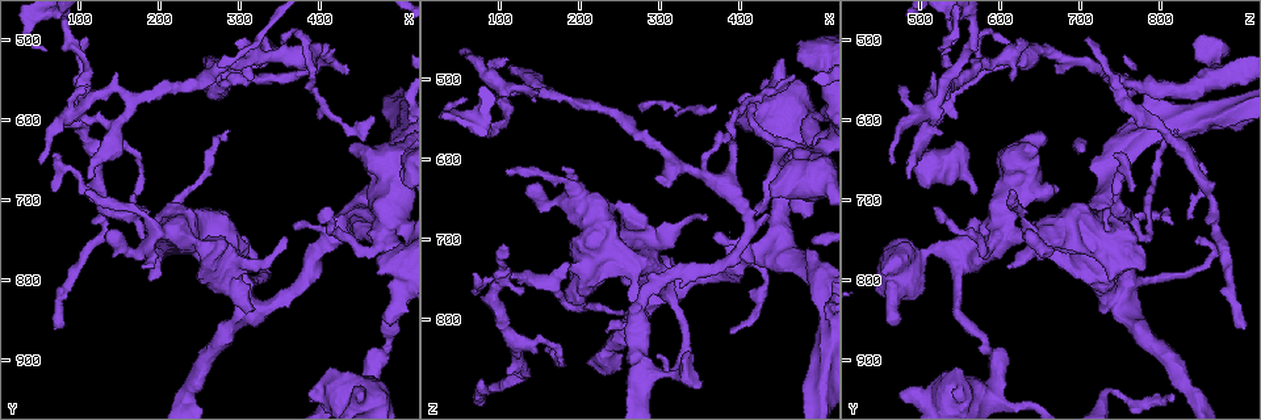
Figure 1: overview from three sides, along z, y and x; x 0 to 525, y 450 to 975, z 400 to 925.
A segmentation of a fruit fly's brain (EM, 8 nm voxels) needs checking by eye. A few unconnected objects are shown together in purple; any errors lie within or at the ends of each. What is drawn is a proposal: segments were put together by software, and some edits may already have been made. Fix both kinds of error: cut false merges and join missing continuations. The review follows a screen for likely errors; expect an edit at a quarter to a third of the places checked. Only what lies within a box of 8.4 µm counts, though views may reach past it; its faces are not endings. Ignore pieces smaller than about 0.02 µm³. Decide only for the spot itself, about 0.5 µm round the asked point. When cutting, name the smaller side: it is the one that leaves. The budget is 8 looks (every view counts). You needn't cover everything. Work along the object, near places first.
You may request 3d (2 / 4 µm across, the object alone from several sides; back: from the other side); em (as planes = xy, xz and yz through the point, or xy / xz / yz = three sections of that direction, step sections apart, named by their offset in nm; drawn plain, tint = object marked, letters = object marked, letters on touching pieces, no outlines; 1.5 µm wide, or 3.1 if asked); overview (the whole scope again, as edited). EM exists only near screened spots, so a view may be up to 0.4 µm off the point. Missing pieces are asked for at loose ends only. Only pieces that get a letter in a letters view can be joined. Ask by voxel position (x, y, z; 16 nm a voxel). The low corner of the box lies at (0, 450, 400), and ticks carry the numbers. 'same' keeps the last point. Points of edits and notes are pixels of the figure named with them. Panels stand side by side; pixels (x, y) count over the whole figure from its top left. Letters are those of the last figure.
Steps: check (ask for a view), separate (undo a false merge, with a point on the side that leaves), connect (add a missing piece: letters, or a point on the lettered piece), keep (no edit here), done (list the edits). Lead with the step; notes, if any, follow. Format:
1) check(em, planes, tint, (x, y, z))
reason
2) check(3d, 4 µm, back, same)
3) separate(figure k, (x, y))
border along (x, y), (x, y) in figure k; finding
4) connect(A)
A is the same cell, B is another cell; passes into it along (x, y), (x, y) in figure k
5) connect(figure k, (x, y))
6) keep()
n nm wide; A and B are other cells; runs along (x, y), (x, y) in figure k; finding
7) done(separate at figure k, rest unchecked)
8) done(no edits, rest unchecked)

check(3d, 4 µm, (105, 690, 620))
branch stops here

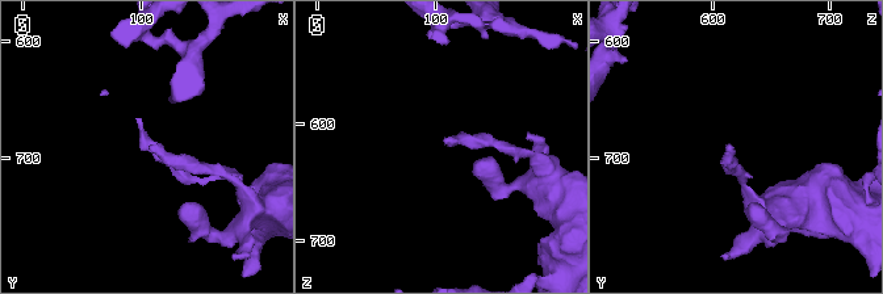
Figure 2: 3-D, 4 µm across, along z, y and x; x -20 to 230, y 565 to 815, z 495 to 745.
check(em, planes, letters, (108, 692, 618))
now the EM

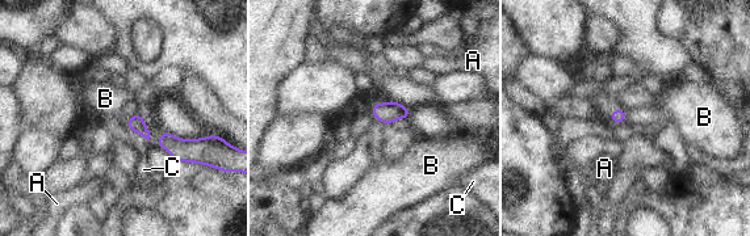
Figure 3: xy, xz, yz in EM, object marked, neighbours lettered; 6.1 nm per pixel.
keep()
A, B and C are other cells; border along (620, 109), (627, 114) in figure 3; no lettered piece goes on from it

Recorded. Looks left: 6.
check(3d, 4 µm, (110, 500, 710))
tapers out

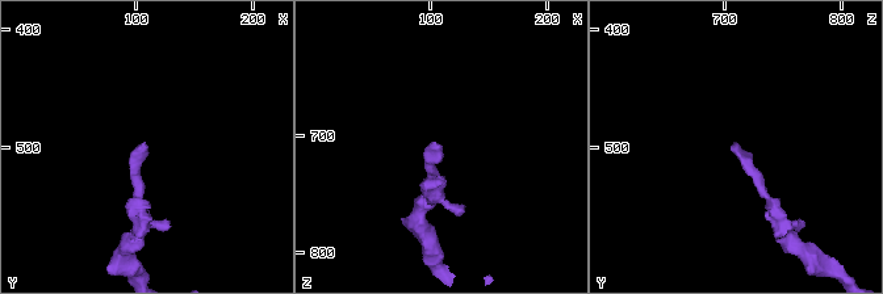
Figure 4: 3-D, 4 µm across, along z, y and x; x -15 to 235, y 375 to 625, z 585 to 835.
check(em, xz, step 4, letters, (108, 496, 712))
now the EM

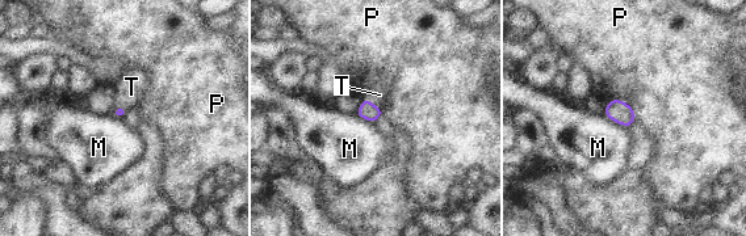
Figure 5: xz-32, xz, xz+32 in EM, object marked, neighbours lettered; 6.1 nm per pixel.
check(em, xy, step 8, letters, same)
cut it another way

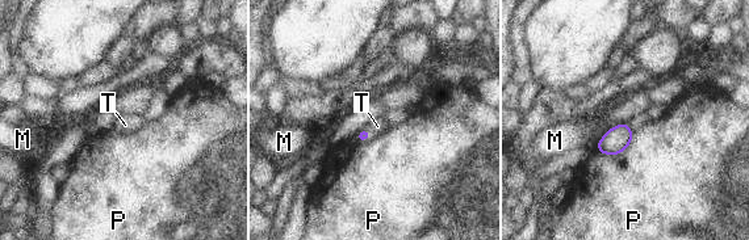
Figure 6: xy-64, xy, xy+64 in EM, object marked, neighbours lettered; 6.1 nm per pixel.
connect(T)
T is the same cell, M and P are other cells; passes into it along (363, 135), (368, 133), (377, 126) in figure 6; the neuron continues

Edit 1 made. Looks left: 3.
check(overview)
redraw

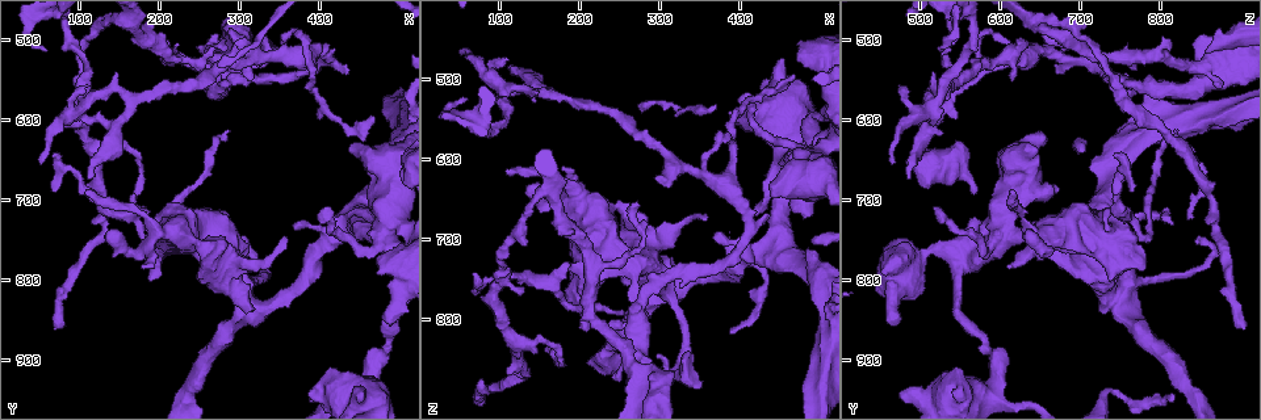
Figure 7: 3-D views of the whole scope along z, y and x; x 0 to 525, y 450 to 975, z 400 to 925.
check(em, xz, step 8, letters, (405, 715, 515))
branch stops here

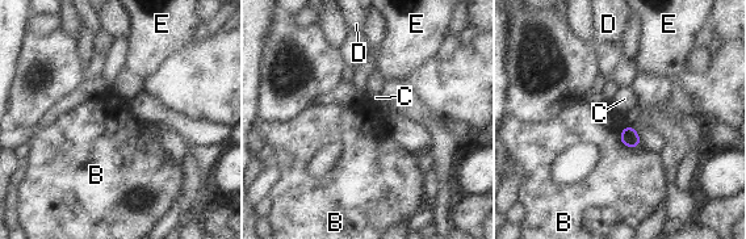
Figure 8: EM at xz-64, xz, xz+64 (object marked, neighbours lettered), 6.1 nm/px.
keep()
B, C, D and E are other cells; border along (624, 126), (620, 141), (640, 146) in figure 8; none of them fits

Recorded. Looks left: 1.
done(connect at figure 6, rest unchecked)

